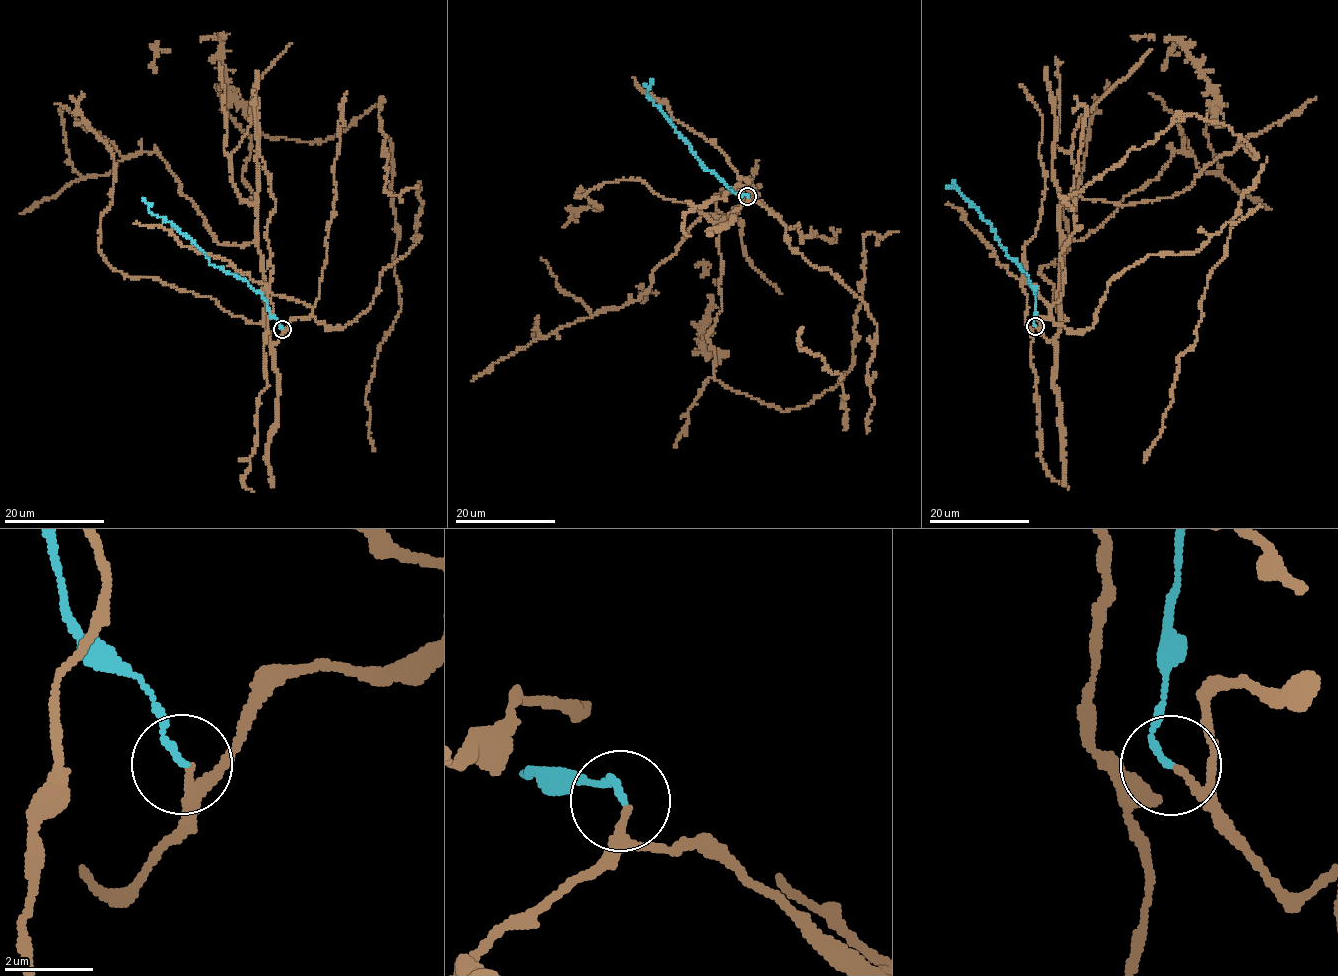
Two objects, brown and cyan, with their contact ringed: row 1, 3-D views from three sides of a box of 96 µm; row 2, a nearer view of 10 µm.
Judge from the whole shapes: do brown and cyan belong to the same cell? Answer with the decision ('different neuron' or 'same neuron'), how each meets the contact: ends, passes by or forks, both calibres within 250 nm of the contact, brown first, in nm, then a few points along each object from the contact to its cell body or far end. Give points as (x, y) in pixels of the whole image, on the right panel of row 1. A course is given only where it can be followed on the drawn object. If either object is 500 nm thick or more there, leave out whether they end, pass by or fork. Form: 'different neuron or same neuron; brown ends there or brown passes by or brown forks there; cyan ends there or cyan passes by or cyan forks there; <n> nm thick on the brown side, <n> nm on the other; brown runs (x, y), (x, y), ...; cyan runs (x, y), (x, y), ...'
same neuron; brown passes by; cyan ends there; 130 nm thick on the brown side, 140 nm on the other; brown runs (1035, 326), (1059, 330), (1066, 201), (1167, 198), (1242, 145), (1257, 156), (1177, 114), (1058, 195); cyan runs (1035, 326), (1033, 319), (1036, 295), (1029, 277), (1009, 258), (990, 225), (951, 179)

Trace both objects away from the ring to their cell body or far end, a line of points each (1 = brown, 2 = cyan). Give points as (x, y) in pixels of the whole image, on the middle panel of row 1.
1: (748, 197), (717, 244), (714, 377), (785, 411), (851, 367), (864, 237), (898, 231)
2: (747, 196), (747, 194), (735, 193), (707, 169), (647, 95), (644, 83)

